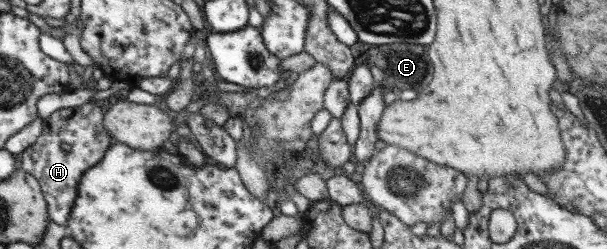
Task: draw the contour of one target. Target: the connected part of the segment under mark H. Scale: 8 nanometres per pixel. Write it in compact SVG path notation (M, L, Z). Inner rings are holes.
M91 102L79 106L57 109L42 118L38 139L19 155L19 167L32 175L40 186L46 203L47 215L56 224L65 226L77 195L79 178L84 171L95 165L103 152L114 142L102 126L103 110ZM61 143L69 145L69 152L61 150Z

